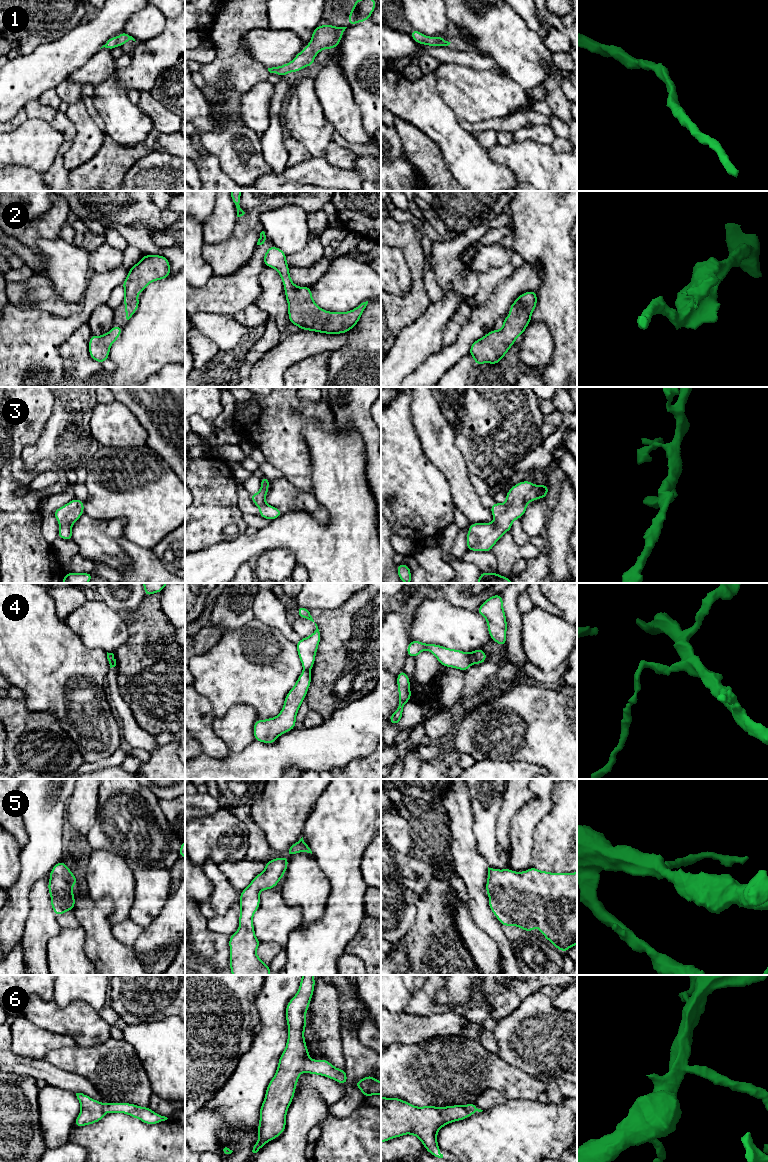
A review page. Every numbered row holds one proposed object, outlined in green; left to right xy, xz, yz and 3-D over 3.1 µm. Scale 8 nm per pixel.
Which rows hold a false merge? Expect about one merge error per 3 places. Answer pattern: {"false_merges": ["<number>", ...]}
{"false_merges": ["4"]}

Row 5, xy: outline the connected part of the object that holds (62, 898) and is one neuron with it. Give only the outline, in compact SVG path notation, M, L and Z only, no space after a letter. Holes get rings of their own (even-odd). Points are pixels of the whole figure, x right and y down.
M63 860L54 865L49 874L48 890L51 896L51 907L58 917L74 909L75 897L72 886L78 884L78 879Z

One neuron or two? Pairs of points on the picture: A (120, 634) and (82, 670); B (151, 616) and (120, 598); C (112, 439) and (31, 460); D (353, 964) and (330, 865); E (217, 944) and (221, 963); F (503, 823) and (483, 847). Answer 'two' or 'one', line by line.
A: two
B: two
C: two
D: two
E: one
F: two

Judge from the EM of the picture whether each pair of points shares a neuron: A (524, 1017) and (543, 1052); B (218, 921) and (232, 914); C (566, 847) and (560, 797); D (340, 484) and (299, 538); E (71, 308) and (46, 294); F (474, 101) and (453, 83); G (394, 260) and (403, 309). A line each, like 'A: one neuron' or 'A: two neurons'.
A: one neuron
B: one neuron
C: one neuron
D: one neuron
E: one neuron
F: one neuron
G: two neurons

